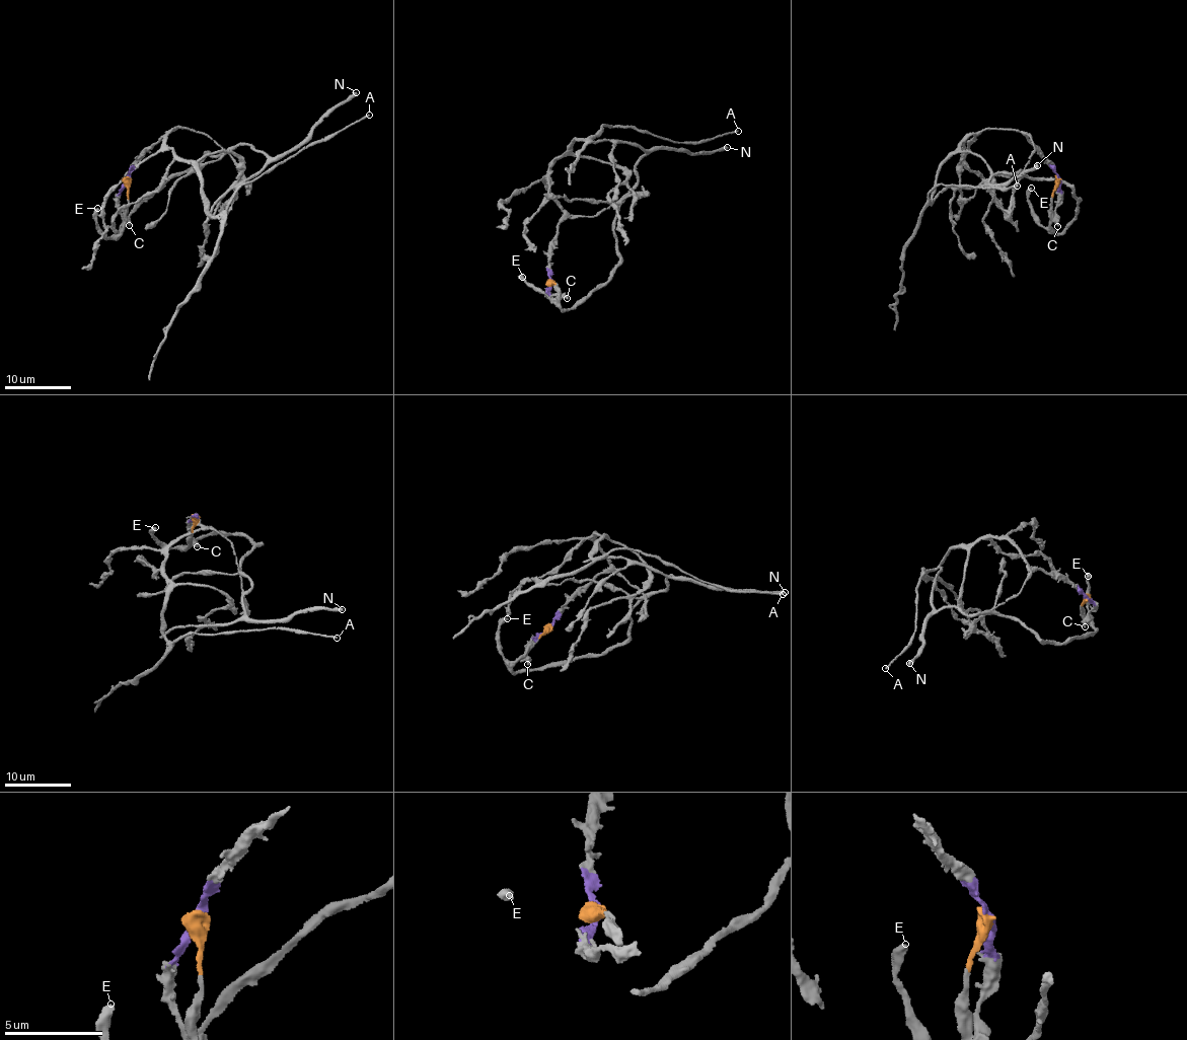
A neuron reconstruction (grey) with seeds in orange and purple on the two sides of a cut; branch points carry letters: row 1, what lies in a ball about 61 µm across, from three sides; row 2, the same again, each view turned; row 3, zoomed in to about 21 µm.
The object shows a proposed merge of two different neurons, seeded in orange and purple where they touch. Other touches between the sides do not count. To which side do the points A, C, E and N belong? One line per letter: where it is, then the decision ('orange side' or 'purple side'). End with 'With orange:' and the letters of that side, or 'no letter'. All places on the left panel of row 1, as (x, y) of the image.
A: place (369, 115); purple side
C: place (129, 225); purple side
E: place (97, 208); orange side
N: place (356, 92); orange side
With orange: E, N

